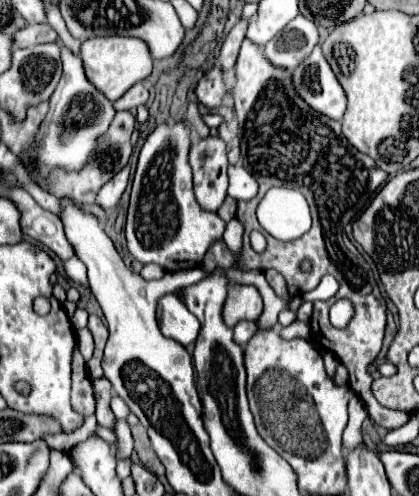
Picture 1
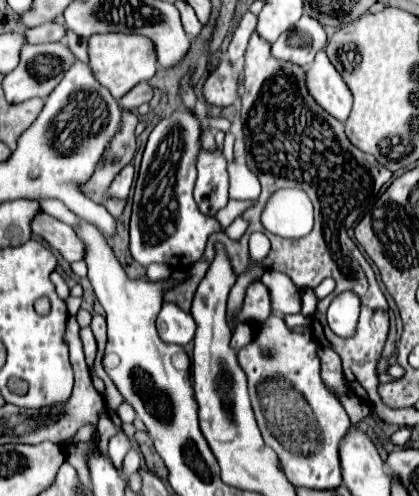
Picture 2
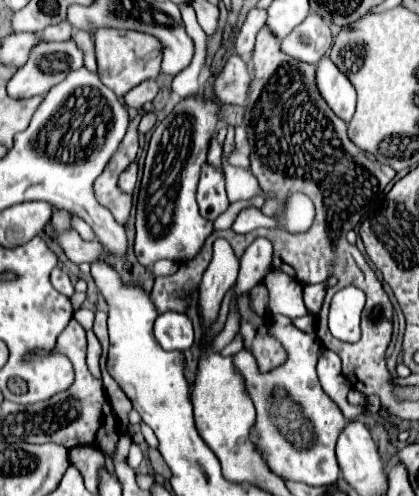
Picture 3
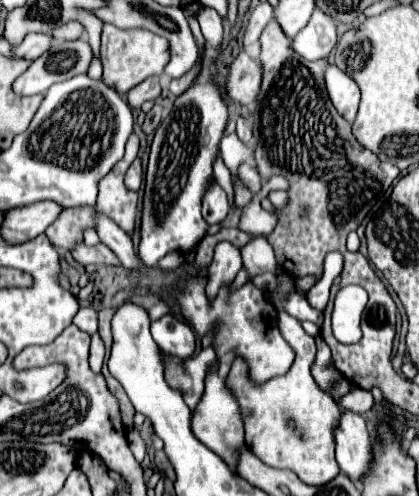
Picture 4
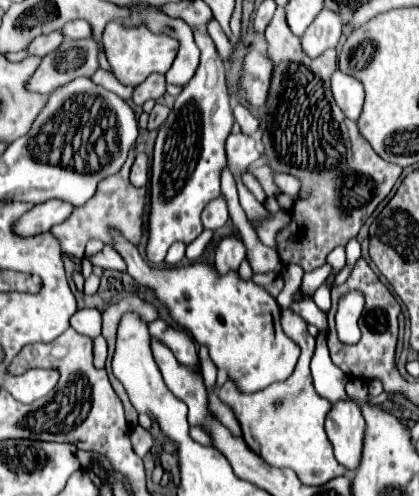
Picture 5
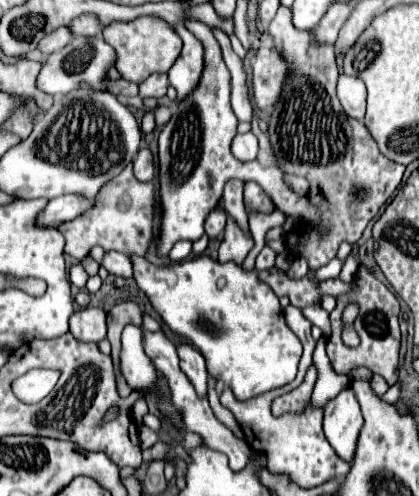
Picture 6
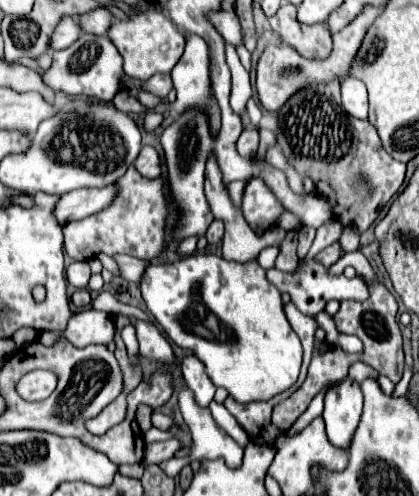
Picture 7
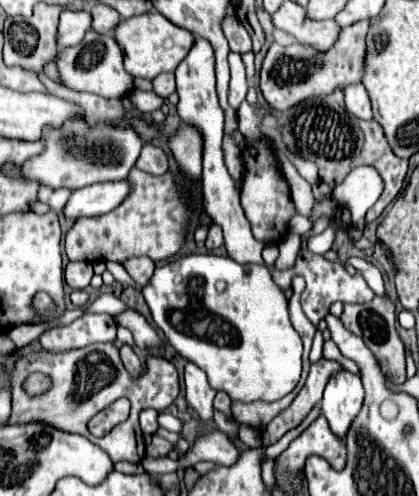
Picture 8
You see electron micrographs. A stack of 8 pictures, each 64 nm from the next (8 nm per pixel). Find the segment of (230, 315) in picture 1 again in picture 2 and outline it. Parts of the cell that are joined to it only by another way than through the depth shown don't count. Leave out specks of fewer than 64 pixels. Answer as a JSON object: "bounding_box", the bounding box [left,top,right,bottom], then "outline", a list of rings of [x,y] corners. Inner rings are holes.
{"bounding_box":[234,282,272,324],"outline":[[[252,282],[246,288],[246,296],[244,296],[244,302],[242,302],[242,312],[238,312],[234,316],[234,324],[238,324],[238,322],[260,324],[270,314],[272,314],[272,306],[270,306],[268,288],[264,288],[262,282]]]}

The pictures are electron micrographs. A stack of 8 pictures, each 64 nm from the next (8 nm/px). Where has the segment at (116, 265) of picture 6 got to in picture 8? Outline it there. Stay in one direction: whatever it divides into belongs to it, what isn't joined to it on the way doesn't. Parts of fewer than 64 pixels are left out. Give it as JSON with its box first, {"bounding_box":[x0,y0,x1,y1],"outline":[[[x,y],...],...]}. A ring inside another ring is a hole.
{"bounding_box":[122,258,156,286],"outline":[[[132,258],[132,260],[124,260],[122,266],[124,266],[126,272],[130,274],[130,278],[132,278],[136,284],[140,284],[140,286],[148,284],[148,280],[150,280],[154,268],[156,268],[156,264],[154,264],[152,260],[148,260],[148,258]]]}

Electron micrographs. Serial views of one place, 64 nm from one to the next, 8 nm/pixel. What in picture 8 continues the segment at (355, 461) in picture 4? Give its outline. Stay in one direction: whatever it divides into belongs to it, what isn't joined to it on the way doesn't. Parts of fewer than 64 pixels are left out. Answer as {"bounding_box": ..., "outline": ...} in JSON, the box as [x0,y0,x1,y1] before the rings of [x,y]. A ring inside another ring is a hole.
{"bounding_box":[322,370,364,438],"outline":[[[348,370],[338,372],[330,378],[324,398],[322,398],[322,416],[328,420],[330,430],[336,438],[346,438],[346,432],[360,412],[364,400],[364,388],[360,376],[350,374]]]}

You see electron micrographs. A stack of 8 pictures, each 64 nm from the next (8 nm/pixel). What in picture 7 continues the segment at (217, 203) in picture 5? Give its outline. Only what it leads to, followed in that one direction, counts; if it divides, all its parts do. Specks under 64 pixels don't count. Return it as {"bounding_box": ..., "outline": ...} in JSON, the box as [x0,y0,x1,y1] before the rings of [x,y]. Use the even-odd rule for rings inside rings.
{"bounding_box":[206,220,224,244],"outline":[[[214,220],[208,230],[206,230],[206,238],[208,238],[208,244],[216,244],[218,240],[222,240],[222,234],[224,234],[224,222],[222,220]]]}

